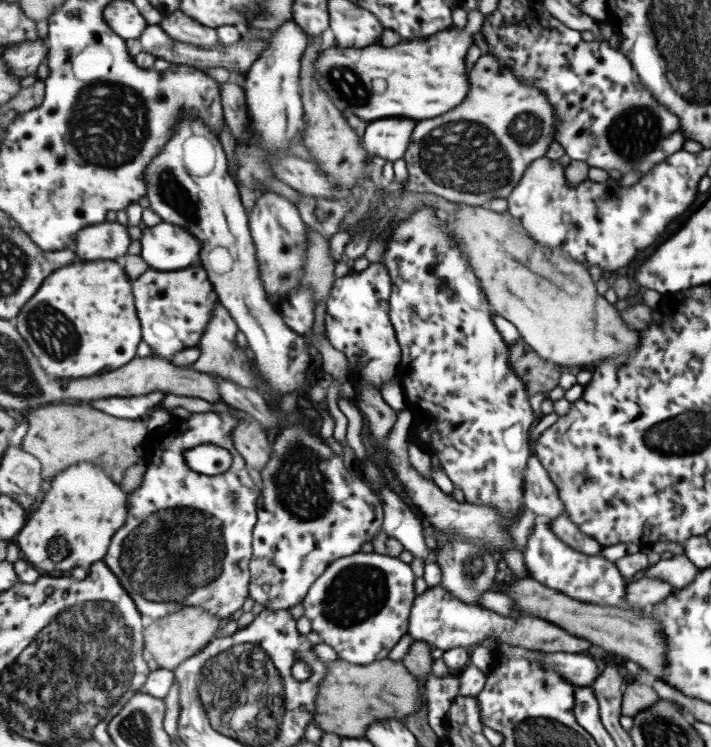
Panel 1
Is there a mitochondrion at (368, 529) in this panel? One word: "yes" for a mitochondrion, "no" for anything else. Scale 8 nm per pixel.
no

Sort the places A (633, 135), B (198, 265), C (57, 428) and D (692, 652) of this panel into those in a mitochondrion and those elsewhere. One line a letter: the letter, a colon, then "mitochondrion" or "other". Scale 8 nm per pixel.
A: mitochondrion
B: other
C: other
D: other

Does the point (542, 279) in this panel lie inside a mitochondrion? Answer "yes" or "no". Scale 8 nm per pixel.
yes

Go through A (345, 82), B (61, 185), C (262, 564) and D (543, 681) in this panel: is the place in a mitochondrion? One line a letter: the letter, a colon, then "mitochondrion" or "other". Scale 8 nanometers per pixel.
A: mitochondrion
B: other
C: other
D: other

